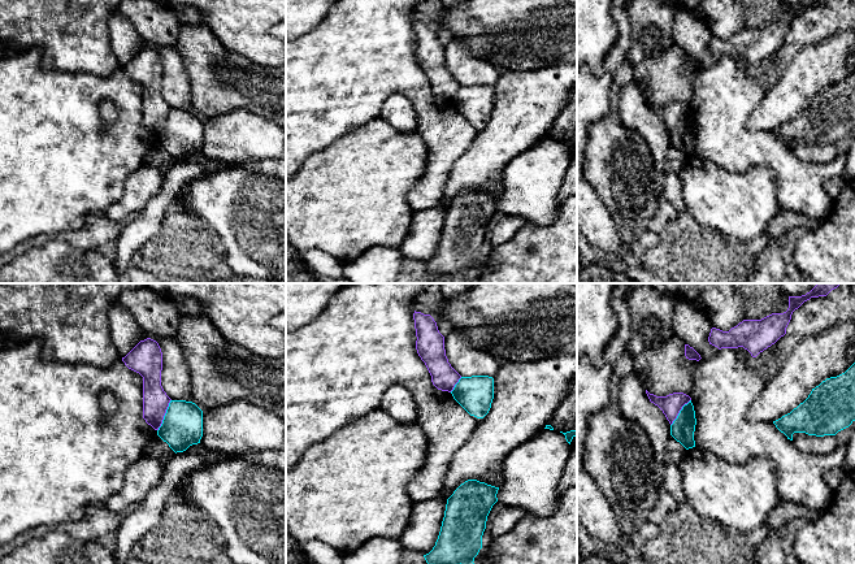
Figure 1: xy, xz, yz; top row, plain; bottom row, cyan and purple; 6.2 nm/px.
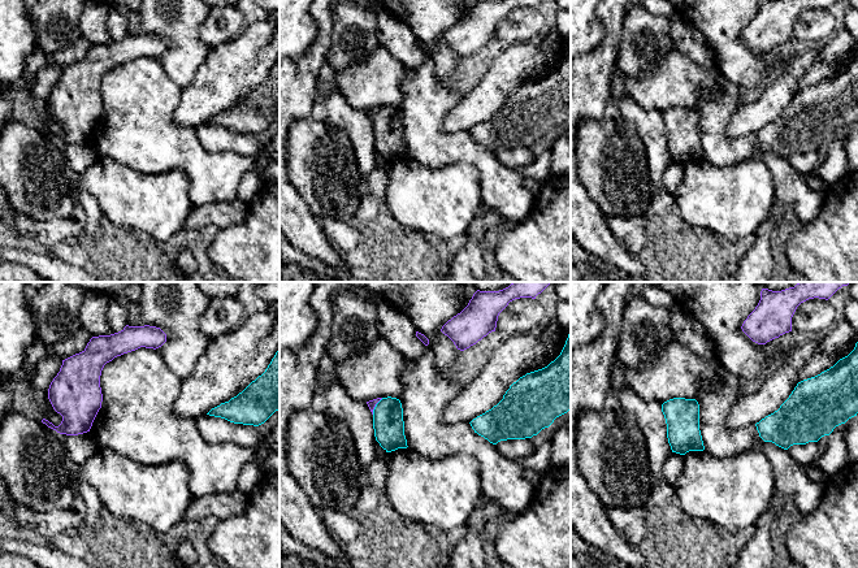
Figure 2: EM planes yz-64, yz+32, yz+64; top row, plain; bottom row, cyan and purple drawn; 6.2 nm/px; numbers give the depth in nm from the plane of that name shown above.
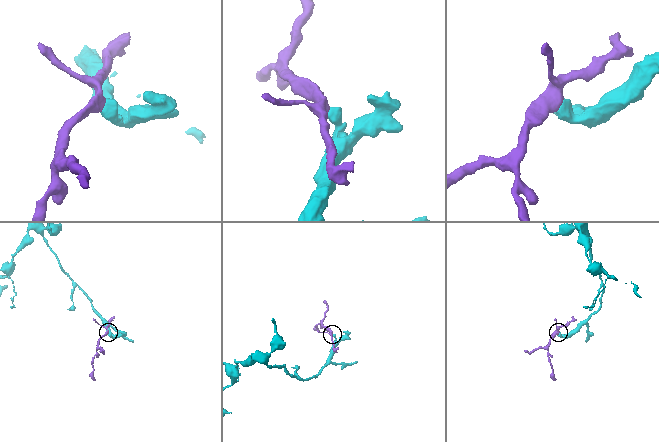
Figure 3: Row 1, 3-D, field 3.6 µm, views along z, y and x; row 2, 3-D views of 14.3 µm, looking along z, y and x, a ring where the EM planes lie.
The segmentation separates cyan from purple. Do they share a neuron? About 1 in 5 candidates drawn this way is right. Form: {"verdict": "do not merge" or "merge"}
{"verdict": "do not merge"}

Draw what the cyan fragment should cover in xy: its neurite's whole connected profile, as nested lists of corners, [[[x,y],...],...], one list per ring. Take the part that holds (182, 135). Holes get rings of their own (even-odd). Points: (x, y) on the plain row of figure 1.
[[[170,109],[157,144],[177,162],[200,152],[203,120],[192,110]]]

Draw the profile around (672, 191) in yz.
[[[670,173],[663,177],[664,191],[663,196],[674,207],[677,214],[686,211],[685,201],[682,199],[682,186],[680,181],[680,173]]]

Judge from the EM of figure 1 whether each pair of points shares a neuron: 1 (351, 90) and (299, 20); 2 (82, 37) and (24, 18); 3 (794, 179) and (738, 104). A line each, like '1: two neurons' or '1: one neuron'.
1: two neurons
2: one neuron
3: one neuron

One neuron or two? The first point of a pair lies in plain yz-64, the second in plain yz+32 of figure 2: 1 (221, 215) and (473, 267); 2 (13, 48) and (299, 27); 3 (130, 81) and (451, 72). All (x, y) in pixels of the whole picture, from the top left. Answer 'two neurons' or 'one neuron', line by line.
1: one neuron
2: one neuron
3: two neurons

